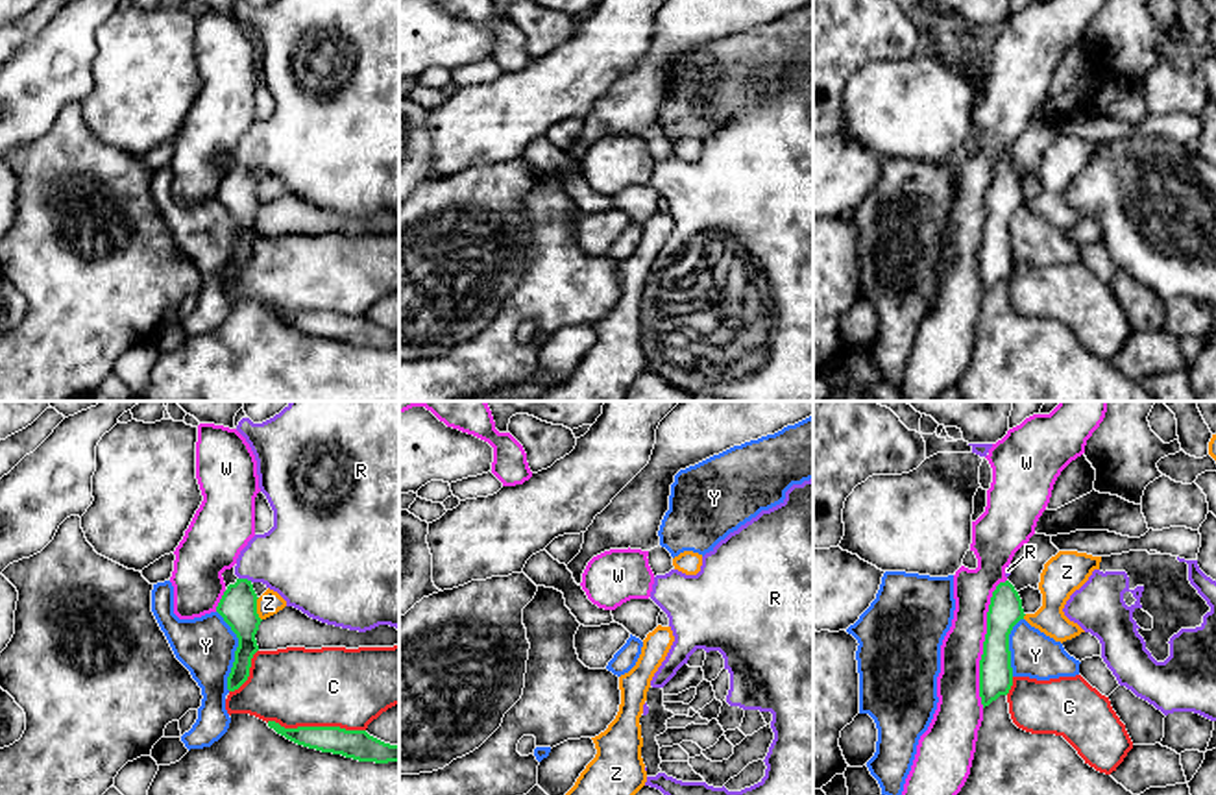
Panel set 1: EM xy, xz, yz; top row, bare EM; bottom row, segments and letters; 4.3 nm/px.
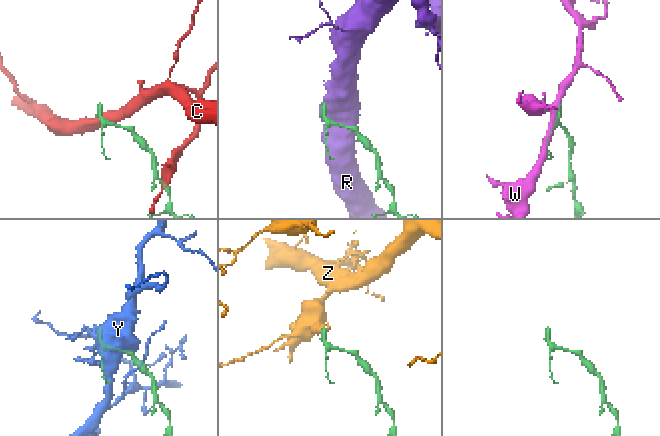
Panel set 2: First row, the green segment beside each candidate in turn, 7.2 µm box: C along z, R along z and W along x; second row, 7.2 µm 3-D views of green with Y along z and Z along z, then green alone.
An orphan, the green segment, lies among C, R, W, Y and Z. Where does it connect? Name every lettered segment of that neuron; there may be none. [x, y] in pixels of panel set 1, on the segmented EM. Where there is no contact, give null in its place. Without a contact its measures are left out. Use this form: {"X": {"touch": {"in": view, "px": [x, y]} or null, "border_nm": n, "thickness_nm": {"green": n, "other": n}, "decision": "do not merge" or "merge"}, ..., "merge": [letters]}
{"C": {"touch": {"in": "xy", "px": [316, 727]}, "border_nm": 440, "thickness_nm": {"green": 130, "other": 360}, "decision": "do not merge"}, "R": {"touch": {"in": "xy", "px": [246, 579]}, "border_nm": 70, "thickness_nm": {"green": 160, "other": 360}, "decision": "merge"}, "W": {"touch": {"in": "yz", "px": [984, 642]}, "border_nm": 550, "thickness_nm": {"green": 150, "other": 190}, "decision": "do not merge"}, "Y": {"touch": {"in": "xy", "px": [235, 651]}, "border_nm": 360, "thickness_nm": {"green": 160, "other": 260}, "decision": "do not merge"}, "Z": {"touch": {"in": "xy", "px": [255, 609]}, "border_nm": 110, "thickness_nm": {"green": 160, "other": 100}, "decision": "do not merge"}, "merge": ["R"]}

